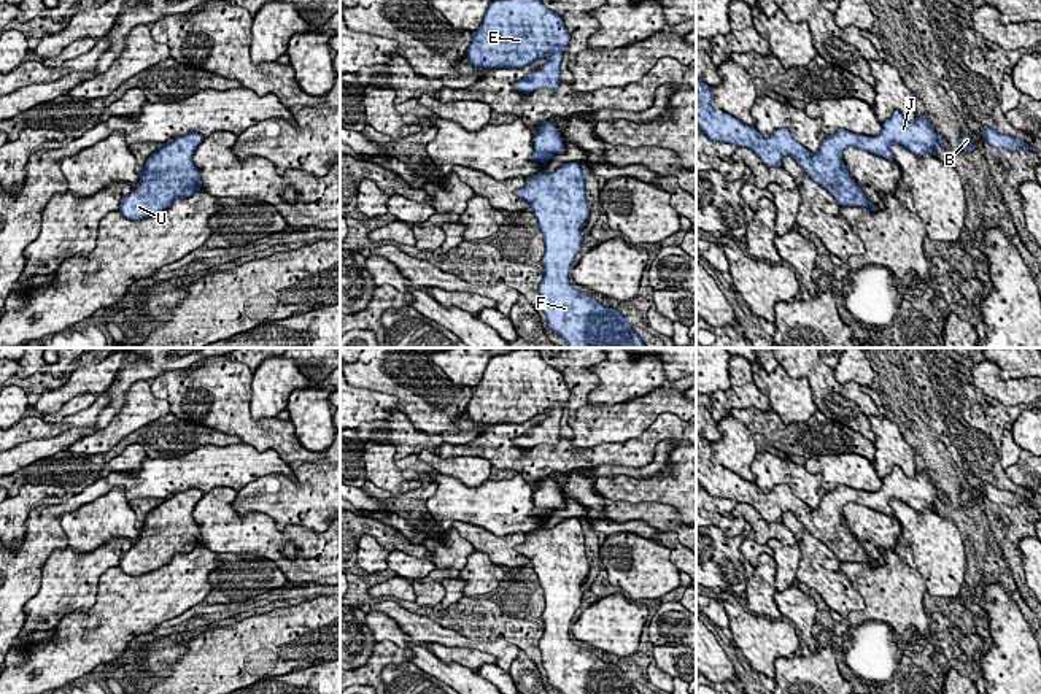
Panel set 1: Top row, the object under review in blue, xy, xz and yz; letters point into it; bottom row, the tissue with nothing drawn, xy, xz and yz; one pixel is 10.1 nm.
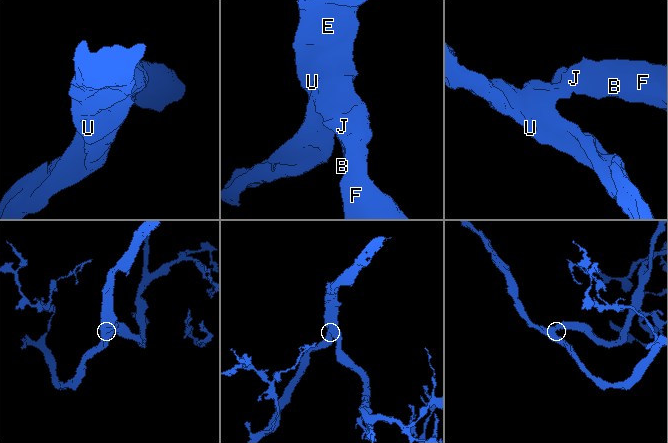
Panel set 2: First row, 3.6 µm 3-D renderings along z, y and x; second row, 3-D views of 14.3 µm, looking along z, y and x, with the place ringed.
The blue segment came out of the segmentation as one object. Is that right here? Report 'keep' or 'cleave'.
keep

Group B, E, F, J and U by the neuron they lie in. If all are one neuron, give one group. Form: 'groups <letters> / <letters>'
groups B E F J U

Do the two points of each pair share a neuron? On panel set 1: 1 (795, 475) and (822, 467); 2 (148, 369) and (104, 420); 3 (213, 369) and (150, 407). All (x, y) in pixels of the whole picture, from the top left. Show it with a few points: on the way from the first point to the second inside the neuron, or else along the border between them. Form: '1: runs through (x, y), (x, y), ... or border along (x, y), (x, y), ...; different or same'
1: border along (804, 466), (820, 477), (820, 483), (827, 489); different
2: runs through (132, 373), (119, 386), (116, 404); same
3: border along (148, 383), (150, 391), (162, 399), (170, 412); different

